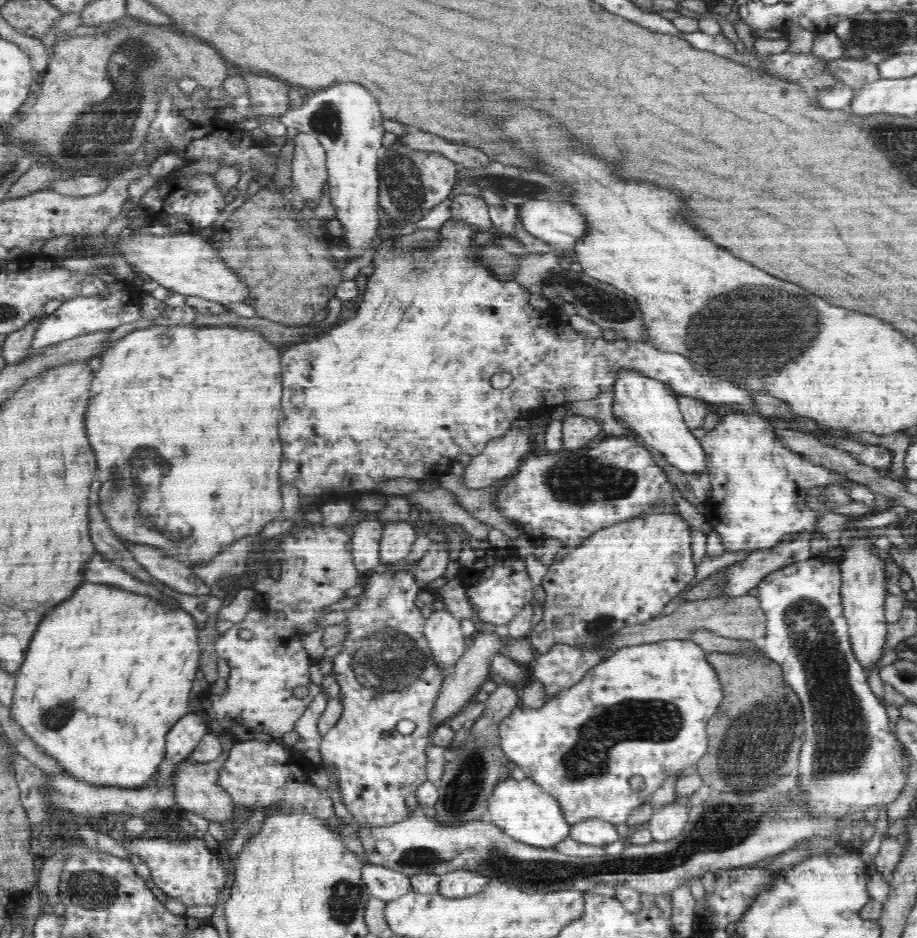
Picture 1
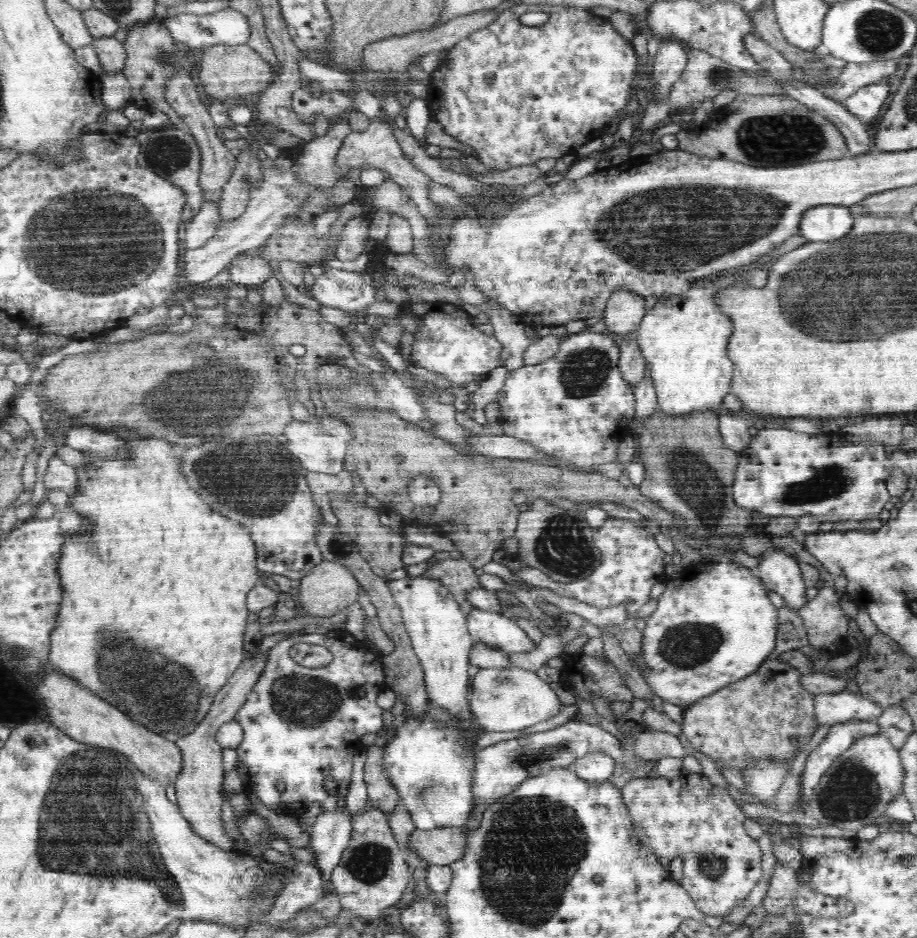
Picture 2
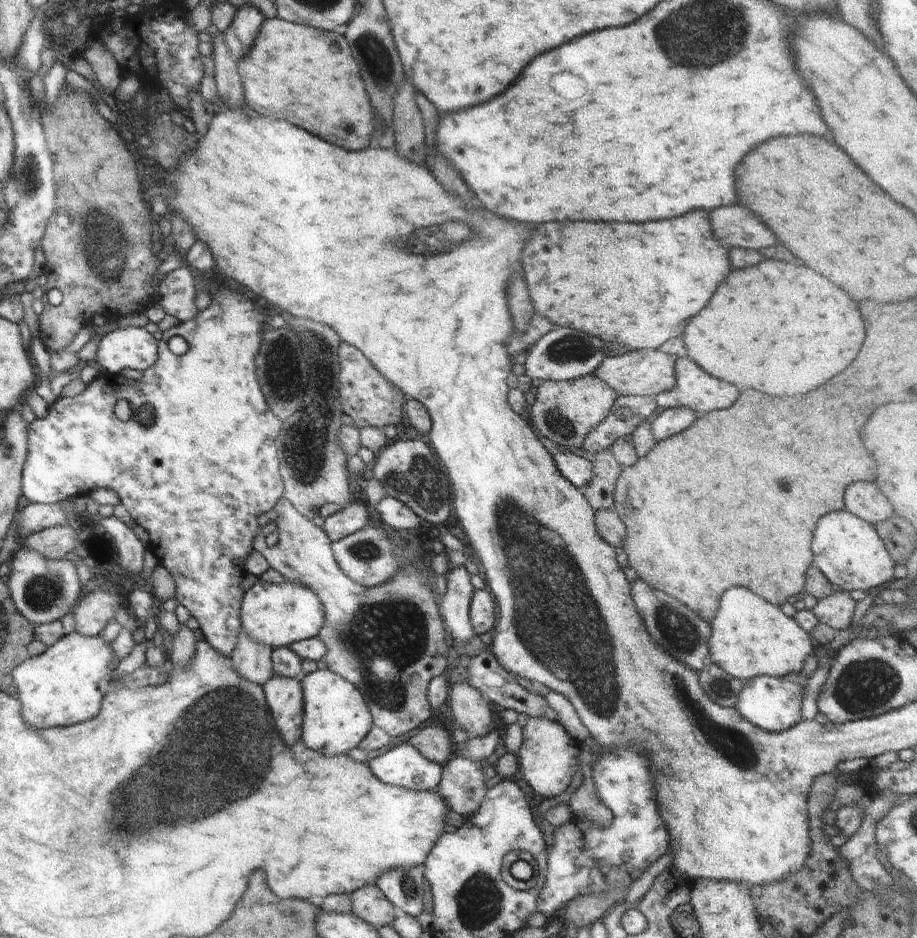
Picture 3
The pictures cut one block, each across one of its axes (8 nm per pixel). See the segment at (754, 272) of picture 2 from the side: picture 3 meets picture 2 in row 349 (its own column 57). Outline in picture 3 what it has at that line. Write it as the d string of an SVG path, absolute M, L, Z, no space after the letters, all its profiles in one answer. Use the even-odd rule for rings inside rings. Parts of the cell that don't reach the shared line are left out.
M71 633L64 634L43 654L28 658L12 673L16 688L13 695L21 702L22 718L38 729L68 727L96 718L114 677L110 669L113 656L112 644L105 644L99 637Z

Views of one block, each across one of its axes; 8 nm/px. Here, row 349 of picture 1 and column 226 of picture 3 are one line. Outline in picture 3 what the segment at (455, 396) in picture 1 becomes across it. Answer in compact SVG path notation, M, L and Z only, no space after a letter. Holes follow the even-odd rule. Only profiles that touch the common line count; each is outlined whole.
M230 288L212 290L212 303L208 308L187 322L162 332L162 338L158 344L158 359L147 371L142 372L140 380L130 380L120 373L100 373L92 382L86 385L86 389L74 397L59 397L54 404L48 407L48 416L34 420L29 427L29 455L25 463L21 488L28 503L43 503L52 505L68 497L80 496L91 493L95 488L110 489L120 497L121 505L126 508L135 525L140 525L150 536L149 549L156 556L159 564L166 568L175 581L175 599L180 605L186 607L190 617L195 618L204 633L205 640L223 656L231 658L237 635L241 632L239 613L244 590L241 588L242 579L246 576L246 560L253 550L252 542L259 533L260 524L258 517L262 513L270 511L278 500L285 494L284 484L279 472L277 449L274 446L276 436L281 432L282 422L278 420L266 406L266 400L262 396L262 390L256 380L254 372L254 356L258 352L261 342L261 330L266 327L261 321L262 308L257 299L251 295L242 295L231 291ZM172 336L182 337L188 343L188 351L183 356L174 355L167 343ZM119 399L124 399L130 404L132 416L122 422L115 414L115 404Z

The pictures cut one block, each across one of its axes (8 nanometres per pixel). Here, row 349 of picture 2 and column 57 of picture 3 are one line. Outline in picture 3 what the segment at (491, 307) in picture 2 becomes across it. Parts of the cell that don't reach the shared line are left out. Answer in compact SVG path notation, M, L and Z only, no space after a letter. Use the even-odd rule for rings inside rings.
M29 503L28 506L18 509L17 520L22 541L28 535L68 524L65 512L57 503L46 505L43 503Z

